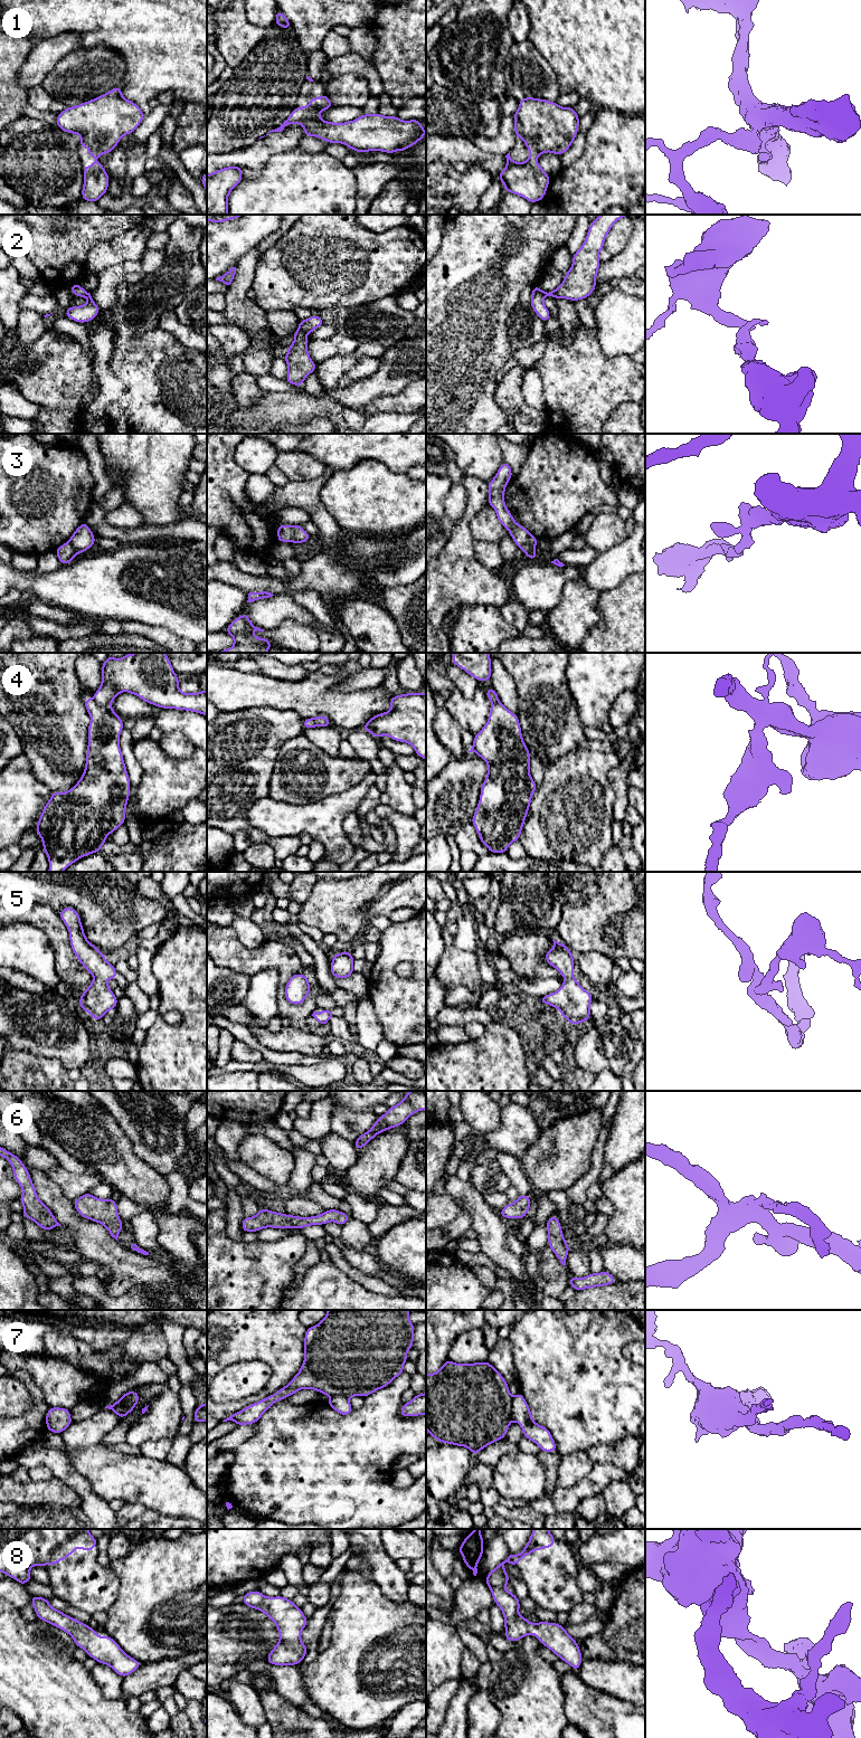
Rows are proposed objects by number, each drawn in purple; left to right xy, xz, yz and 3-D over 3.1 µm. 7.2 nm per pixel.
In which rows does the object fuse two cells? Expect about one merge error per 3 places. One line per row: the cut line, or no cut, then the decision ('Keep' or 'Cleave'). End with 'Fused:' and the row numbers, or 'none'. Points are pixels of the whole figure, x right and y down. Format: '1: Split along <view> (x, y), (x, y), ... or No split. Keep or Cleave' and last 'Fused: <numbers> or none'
1: No split. Keep
2: Split along xz (299, 328), (308, 333). Cleave
3: Split along xz (290, 526), (291, 541). Cleave
4: Split along xy (93, 699), (98, 704), (110, 704). Cleave
5: No split. Keep
6: No split. Keep
7: Split along yz (514, 1398), (511, 1417). Cleave
8: No split. Keep
Fused: 2, 3, 4, 7

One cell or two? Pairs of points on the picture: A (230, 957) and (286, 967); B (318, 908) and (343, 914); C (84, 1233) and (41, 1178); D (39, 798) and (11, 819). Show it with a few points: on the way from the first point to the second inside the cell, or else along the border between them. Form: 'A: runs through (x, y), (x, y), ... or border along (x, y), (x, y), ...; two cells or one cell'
A: runs through (244, 958), (273, 958); one cell
B: runs through (324, 908), (337, 909); one cell
C: runs through (71, 1219), (48, 1192); one cell
D: runs through (32, 798), (18, 813); one cell

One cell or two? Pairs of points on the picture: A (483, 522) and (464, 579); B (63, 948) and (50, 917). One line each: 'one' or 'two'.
A: two
B: one

